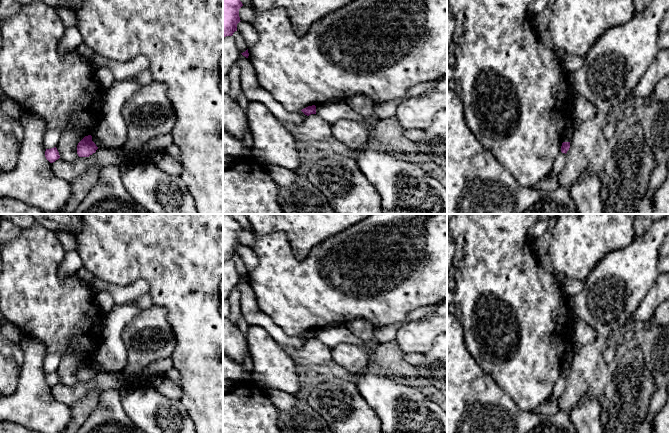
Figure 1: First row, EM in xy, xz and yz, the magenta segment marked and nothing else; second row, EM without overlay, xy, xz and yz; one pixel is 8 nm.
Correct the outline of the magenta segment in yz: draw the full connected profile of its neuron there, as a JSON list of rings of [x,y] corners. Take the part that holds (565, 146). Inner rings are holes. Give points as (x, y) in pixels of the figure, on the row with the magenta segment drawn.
[[[448,0],[448,10],[455,19],[455,32],[453,43],[455,45],[456,63],[454,66],[455,93],[463,103],[467,125],[472,130],[476,139],[504,166],[521,185],[528,188],[535,187],[540,181],[547,177],[553,170],[553,162],[560,152],[567,153],[570,142],[563,141],[563,134],[571,122],[574,114],[573,97],[569,92],[568,73],[561,64],[561,58],[557,57],[555,51],[546,48],[539,33],[532,25],[532,17],[528,14],[528,7],[534,0]]]

